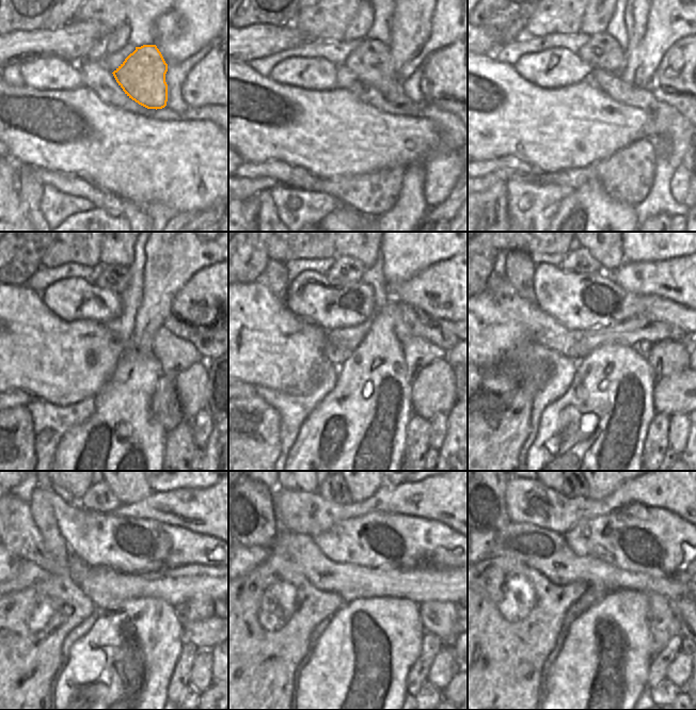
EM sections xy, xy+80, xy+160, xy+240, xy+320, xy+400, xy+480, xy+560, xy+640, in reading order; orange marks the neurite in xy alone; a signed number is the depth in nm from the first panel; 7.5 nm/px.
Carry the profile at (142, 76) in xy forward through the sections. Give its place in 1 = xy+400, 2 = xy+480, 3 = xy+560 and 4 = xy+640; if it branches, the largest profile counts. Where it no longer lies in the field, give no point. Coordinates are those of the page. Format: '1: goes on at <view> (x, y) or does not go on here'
1: goes on at xy+400 (580, 261)
2: goes on at xy+480 (98, 499)
3: goes on at xy+560 (337, 492)
4: goes on at xy+640 (568, 492)

